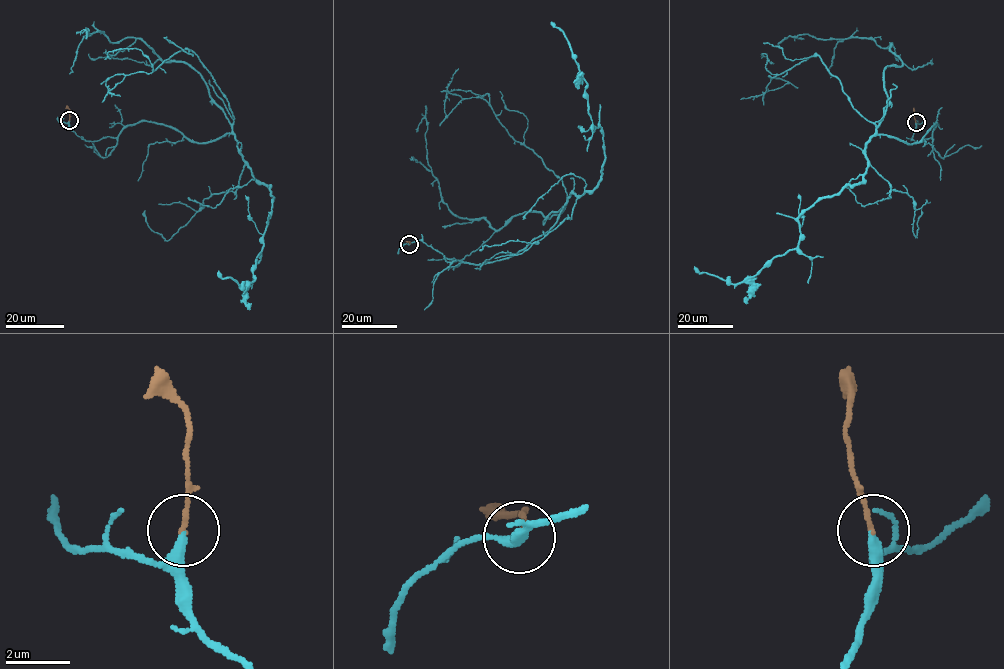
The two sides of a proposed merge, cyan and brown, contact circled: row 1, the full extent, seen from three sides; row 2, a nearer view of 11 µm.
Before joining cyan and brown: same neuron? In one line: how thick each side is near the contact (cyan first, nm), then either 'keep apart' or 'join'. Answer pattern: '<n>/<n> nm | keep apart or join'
320/130 nm | join

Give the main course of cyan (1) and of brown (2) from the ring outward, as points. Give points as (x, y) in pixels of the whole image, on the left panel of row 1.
1: (69, 120), (91, 141), (139, 122), (199, 143), (232, 133), (274, 197), (254, 280), (243, 289), (218, 270)
2: (69, 120), (67, 105)

